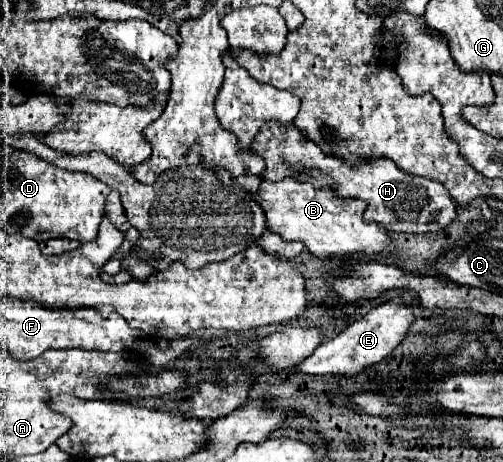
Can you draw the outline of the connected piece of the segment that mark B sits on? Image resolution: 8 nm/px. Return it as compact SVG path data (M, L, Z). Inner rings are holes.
M297 179L263 181L255 201L263 207L267 215L269 231L279 233L285 241L301 241L315 257L351 257L355 253L363 255L395 255L395 243L391 233L379 223L365 223L365 203L353 199L341 199L331 189L315 189L309 183Z

